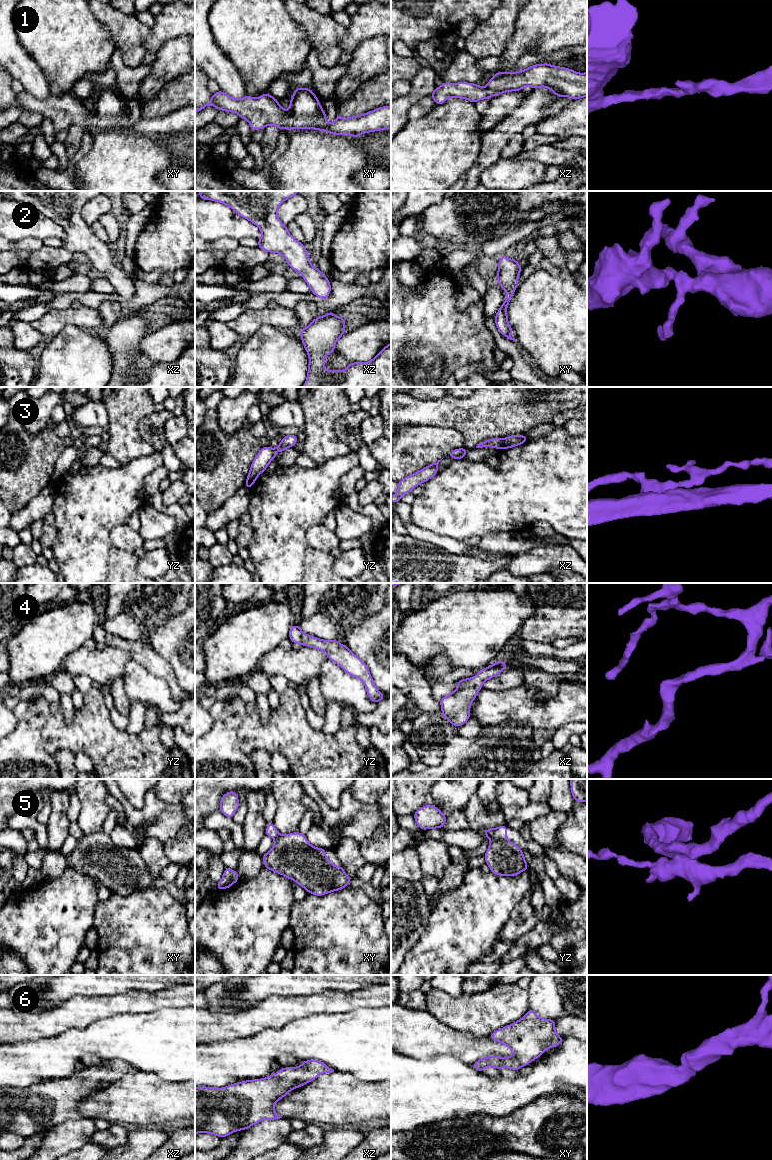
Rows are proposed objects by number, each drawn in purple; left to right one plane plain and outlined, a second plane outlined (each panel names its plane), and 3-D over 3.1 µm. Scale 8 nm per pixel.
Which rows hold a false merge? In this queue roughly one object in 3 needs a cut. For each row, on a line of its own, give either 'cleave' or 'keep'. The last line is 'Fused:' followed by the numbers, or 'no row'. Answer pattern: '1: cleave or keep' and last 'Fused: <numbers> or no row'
1: keep
2: keep
3: cleave
4: keep
5: keep
6: keep
Fused: 3

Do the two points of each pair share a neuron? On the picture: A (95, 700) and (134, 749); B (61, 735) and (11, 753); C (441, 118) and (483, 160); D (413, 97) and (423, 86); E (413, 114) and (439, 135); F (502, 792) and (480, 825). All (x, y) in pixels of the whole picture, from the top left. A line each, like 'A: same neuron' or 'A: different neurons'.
A: same neuron
B: different neurons
C: different neurons
D: same neuron
E: different neurons
F: different neurons

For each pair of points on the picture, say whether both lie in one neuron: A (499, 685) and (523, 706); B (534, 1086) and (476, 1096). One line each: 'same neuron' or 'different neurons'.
A: different neurons
B: same neuron

